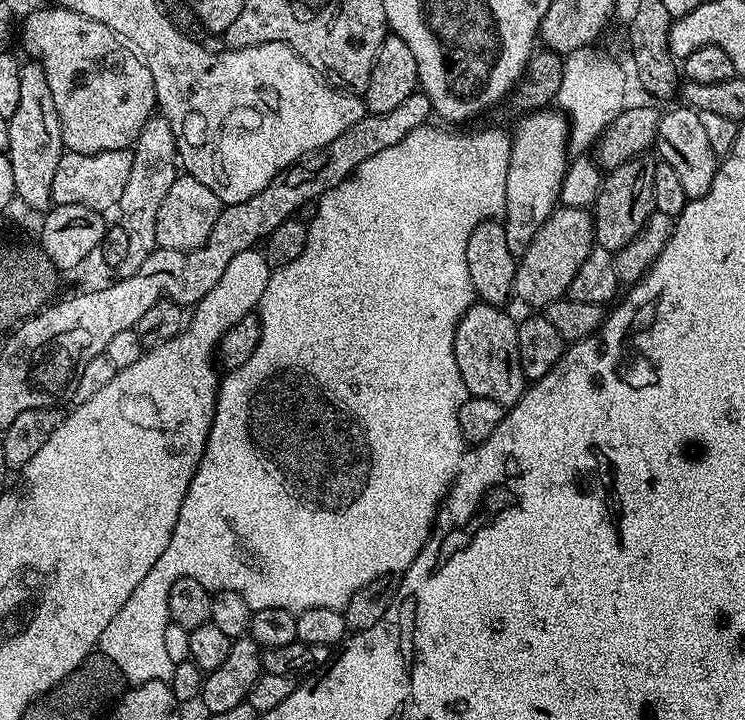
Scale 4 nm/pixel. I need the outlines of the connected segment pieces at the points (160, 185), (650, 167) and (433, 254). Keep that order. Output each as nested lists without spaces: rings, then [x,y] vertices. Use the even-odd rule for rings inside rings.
[[[153,114],[148,119],[146,126],[142,126],[131,150],[130,176],[126,178],[126,186],[122,189],[122,198],[118,205],[118,213],[120,212],[118,226],[126,230],[126,239],[130,242],[129,248],[126,249],[126,258],[118,269],[121,277],[133,276],[138,266],[142,266],[142,262],[146,262],[151,252],[156,251],[158,247],[156,243],[158,210],[162,206],[162,198],[166,198],[170,186],[174,186],[178,175],[178,153],[174,130],[170,122],[166,122],[164,116]]]
[[[645,154],[635,156],[630,162],[611,169],[603,177],[600,193],[594,205],[594,223],[596,225],[596,244],[610,250],[613,254],[626,246],[642,230],[642,226],[652,215],[654,202],[654,166],[657,161]]]
[[[425,126],[418,130],[410,130],[410,134],[406,134],[406,138],[402,138],[402,142],[394,142],[394,146],[389,146],[386,150],[374,154],[374,158],[366,158],[366,162],[362,162],[356,167],[352,175],[348,176],[338,186],[334,186],[334,190],[330,190],[327,194],[320,197],[319,200],[315,201],[316,217],[307,221],[306,250],[302,250],[302,254],[298,254],[298,258],[294,258],[294,262],[275,269],[267,277],[264,293],[258,305],[262,338],[258,342],[254,354],[250,354],[250,358],[246,358],[246,362],[242,366],[231,369],[227,373],[228,377],[225,375],[221,379],[220,391],[216,393],[216,413],[210,426],[206,450],[202,454],[200,465],[197,466],[194,478],[190,482],[190,490],[186,490],[186,498],[182,502],[182,510],[178,510],[178,522],[174,526],[174,534],[170,538],[170,546],[166,546],[166,550],[162,550],[162,558],[158,558],[158,562],[154,562],[154,566],[150,566],[150,574],[146,574],[146,578],[142,578],[142,582],[138,582],[138,586],[134,586],[134,594],[130,594],[130,598],[126,598],[126,606],[122,606],[122,610],[118,610],[118,614],[114,614],[114,619],[110,621],[110,626],[106,626],[106,630],[102,630],[102,638],[98,645],[99,651],[103,652],[106,658],[110,658],[110,662],[114,662],[114,666],[118,666],[118,670],[122,670],[125,681],[129,685],[135,686],[145,684],[146,682],[154,682],[155,680],[170,681],[172,678],[174,665],[166,654],[164,635],[166,634],[166,626],[170,623],[168,618],[170,586],[178,578],[194,578],[194,582],[202,582],[202,586],[206,586],[213,593],[221,590],[234,590],[238,594],[242,594],[242,598],[246,598],[246,606],[250,606],[254,610],[277,608],[278,610],[290,610],[297,613],[302,610],[310,610],[311,608],[343,609],[344,605],[350,602],[350,598],[354,598],[354,594],[358,594],[366,587],[375,585],[377,583],[375,580],[380,580],[383,576],[394,575],[393,577],[395,577],[397,574],[402,574],[412,565],[414,558],[418,558],[418,554],[423,550],[424,543],[432,532],[432,525],[436,523],[436,513],[439,512],[440,505],[443,504],[445,496],[448,495],[448,488],[452,485],[456,471],[460,468],[460,458],[466,451],[466,445],[458,426],[458,410],[468,396],[468,391],[462,382],[462,374],[458,374],[458,362],[454,358],[454,334],[456,333],[456,327],[460,321],[460,316],[466,314],[466,310],[474,302],[470,270],[466,270],[466,242],[473,230],[483,220],[499,217],[503,213],[506,206],[506,174],[508,173],[510,154],[512,153],[512,138],[507,131],[504,133],[499,132],[496,128],[488,128],[485,132],[470,132],[466,136],[459,136],[456,132],[443,132],[440,128],[432,127]]]

